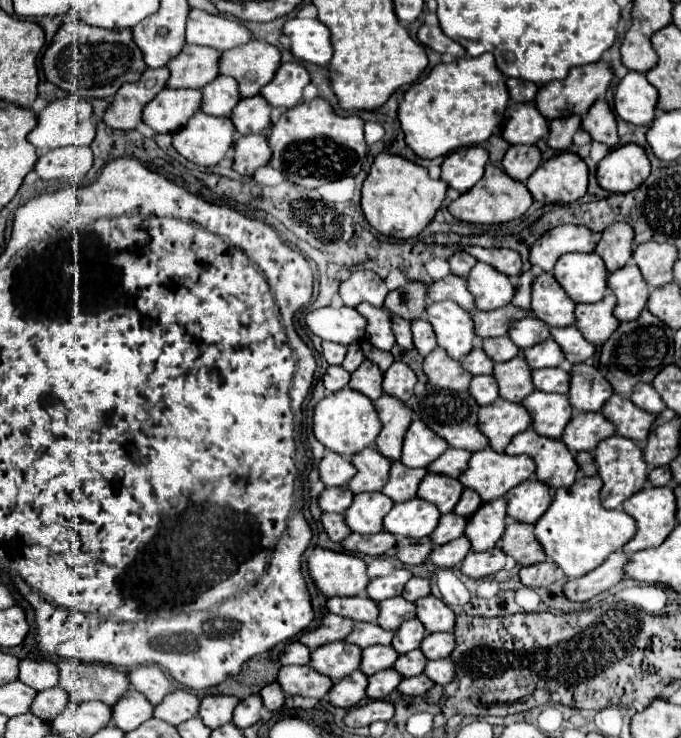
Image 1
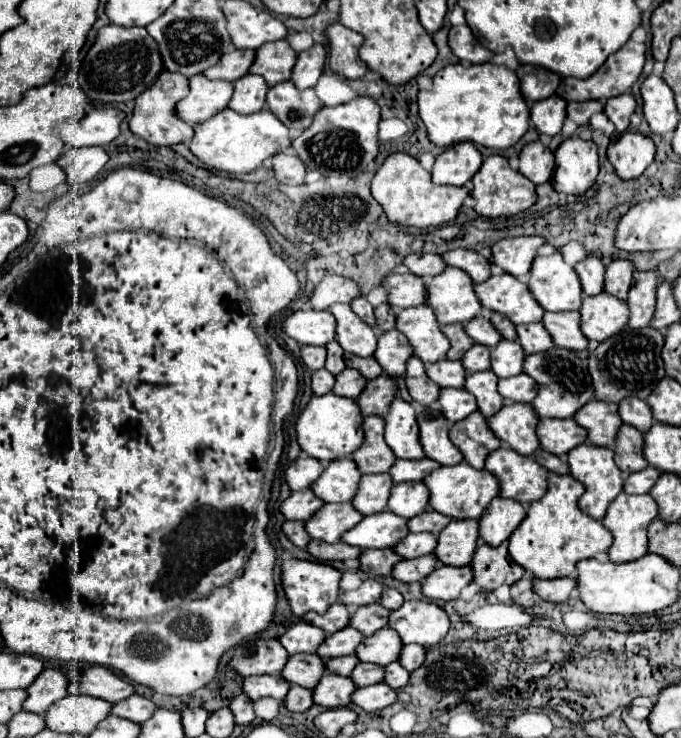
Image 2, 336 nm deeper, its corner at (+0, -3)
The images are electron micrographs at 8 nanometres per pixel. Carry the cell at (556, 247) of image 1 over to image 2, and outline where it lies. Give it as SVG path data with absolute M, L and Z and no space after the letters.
M522 236L522 238L504 238L492 246L492 262L504 272L526 278L530 274L536 248L544 244L540 236Z

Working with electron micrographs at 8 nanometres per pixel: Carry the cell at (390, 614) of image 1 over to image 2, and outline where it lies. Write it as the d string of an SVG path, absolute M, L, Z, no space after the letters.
M368 604L368 606L358 608L350 616L350 626L362 632L364 636L372 636L376 630L388 624L388 614L390 610L386 610L382 604Z

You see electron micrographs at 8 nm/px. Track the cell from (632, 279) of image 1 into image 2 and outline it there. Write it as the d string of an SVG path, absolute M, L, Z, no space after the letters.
M600 292L596 296L586 296L580 306L580 328L588 340L608 340L618 334L628 324L626 302Z

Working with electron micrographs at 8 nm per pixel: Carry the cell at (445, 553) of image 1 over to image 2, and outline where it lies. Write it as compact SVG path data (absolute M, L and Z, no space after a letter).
M426 554L414 560L400 560L392 568L392 578L398 582L422 582L436 568L434 554Z

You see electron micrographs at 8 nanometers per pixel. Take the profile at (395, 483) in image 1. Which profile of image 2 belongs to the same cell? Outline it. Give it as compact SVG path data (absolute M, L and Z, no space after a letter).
M366 474L358 484L358 492L352 498L352 506L362 512L362 516L370 516L386 510L386 502L392 488L390 474Z

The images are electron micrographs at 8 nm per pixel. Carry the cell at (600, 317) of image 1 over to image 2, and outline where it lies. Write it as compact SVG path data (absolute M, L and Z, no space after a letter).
M546 312L542 324L556 346L566 350L584 350L588 346L588 340L580 330L578 312Z

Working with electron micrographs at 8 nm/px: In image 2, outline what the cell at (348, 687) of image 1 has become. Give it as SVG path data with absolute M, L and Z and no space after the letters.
M296 684L290 686L290 692L286 694L286 700L284 700L284 706L288 708L288 712L306 712L312 704L314 704L312 690L296 686Z

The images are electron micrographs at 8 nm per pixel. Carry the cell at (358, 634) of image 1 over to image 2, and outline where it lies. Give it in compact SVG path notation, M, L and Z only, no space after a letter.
M346 626L342 630L338 630L336 634L328 636L326 642L322 642L316 650L316 654L324 660L328 658L336 658L336 656L346 656L346 654L354 654L356 646L362 642L362 634L356 632L352 626Z

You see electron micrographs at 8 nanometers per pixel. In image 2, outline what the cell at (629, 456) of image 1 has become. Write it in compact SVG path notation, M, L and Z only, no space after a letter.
M580 444L568 452L568 466L570 466L570 476L576 478L578 482L582 482L586 488L586 492L578 500L580 510L590 514L594 520L602 520L608 504L622 492L622 486L624 486L622 472L614 464L614 452L610 448Z

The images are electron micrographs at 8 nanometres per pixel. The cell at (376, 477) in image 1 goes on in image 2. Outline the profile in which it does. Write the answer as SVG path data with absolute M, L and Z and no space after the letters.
M352 458L332 460L310 490L324 502L350 502L358 490L362 474Z

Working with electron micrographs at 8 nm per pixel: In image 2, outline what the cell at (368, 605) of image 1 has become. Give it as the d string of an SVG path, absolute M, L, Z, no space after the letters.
M336 602L336 604L332 604L324 614L306 612L306 614L302 616L302 620L308 622L308 624L314 624L314 626L318 626L318 628L322 628L322 630L328 632L328 634L334 634L334 632L342 630L344 626L348 626L348 622L350 622L350 612L348 612L348 608L346 608L344 604Z

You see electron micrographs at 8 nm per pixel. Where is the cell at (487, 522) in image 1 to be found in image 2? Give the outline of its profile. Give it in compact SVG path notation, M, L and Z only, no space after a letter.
M452 520L438 536L434 556L446 566L468 566L478 546L476 520Z

